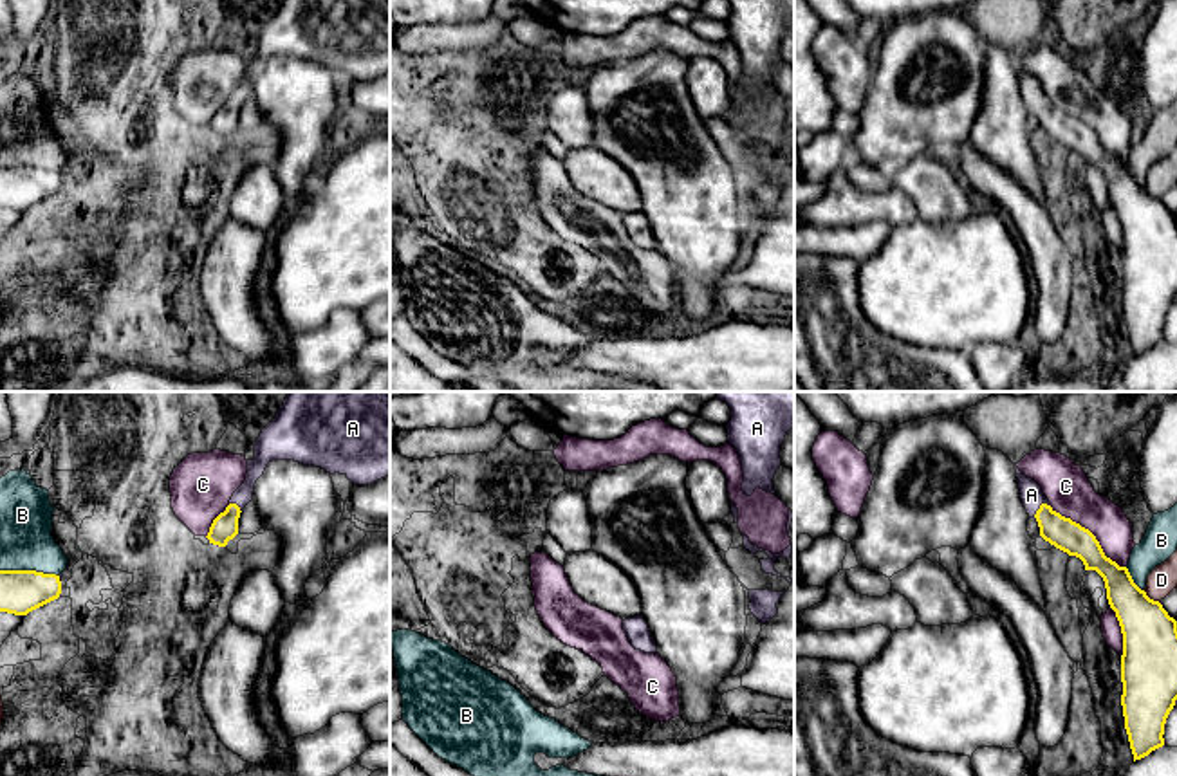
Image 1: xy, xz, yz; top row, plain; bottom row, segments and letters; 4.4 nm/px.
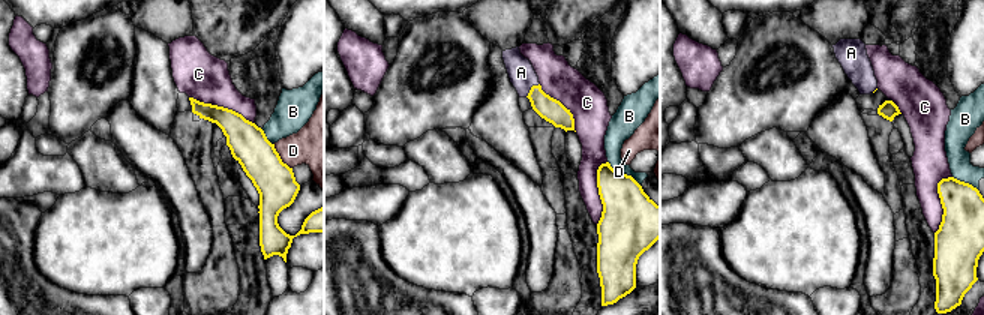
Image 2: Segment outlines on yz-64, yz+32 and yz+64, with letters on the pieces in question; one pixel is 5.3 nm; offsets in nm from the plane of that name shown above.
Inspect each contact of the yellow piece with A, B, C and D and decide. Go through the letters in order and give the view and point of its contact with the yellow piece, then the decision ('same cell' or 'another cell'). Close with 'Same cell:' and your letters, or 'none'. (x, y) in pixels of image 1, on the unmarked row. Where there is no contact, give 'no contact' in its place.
A: meets yellow in yz at (1040, 103); same cell
B: meets yellow in xy at (29, 166); another cell
C: meets yellow in yz at (1091, 129); another cell
D: meets yellow in yz at (1149, 194); another cell
Same cell: A

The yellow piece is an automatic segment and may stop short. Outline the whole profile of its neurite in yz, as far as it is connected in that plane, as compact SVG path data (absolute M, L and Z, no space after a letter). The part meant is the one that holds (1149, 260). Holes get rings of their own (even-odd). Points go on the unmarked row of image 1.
M1016 61L1020 96L1056 144L1096 166L1123 229L1123 312L1134 357L1164 341L1164 319L1177 296L1177 217L1141 186L1126 162L1105 152L1096 132L1056 108L1042 83Z

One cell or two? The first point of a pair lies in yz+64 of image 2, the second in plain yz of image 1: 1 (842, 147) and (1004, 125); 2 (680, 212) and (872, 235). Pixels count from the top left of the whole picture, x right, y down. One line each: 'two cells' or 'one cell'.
1: one cell
2: one cell

